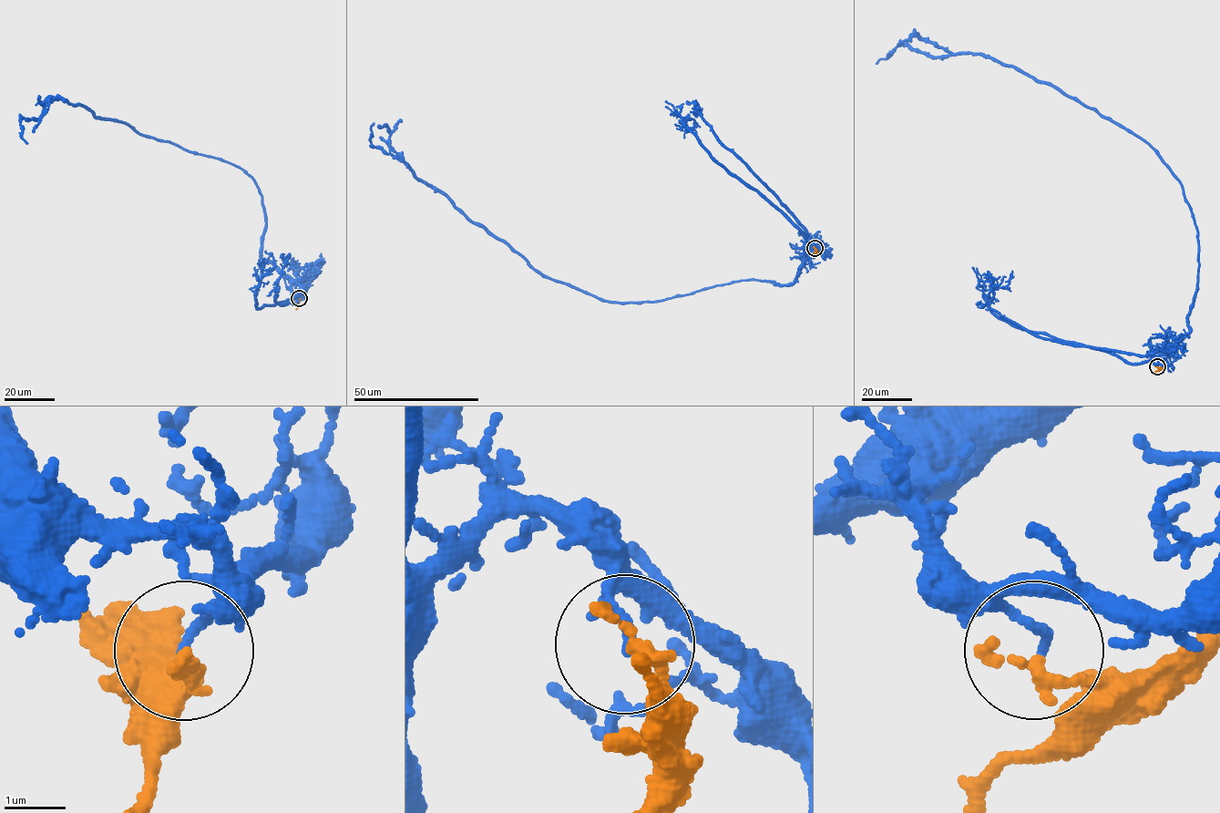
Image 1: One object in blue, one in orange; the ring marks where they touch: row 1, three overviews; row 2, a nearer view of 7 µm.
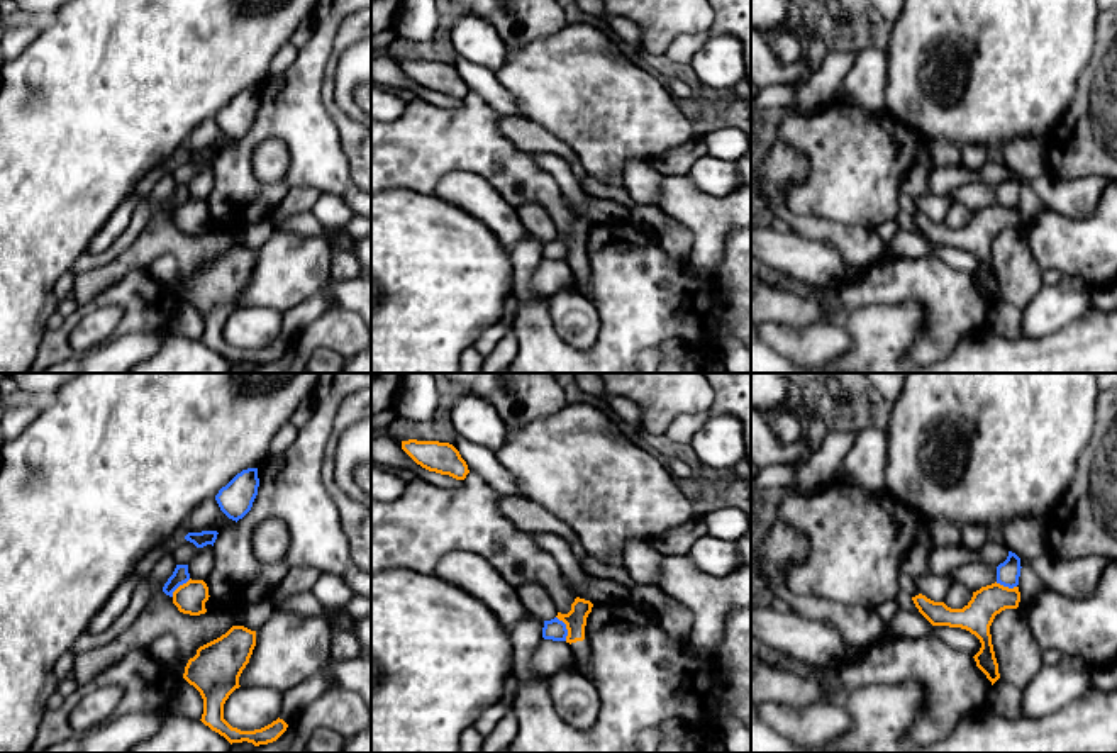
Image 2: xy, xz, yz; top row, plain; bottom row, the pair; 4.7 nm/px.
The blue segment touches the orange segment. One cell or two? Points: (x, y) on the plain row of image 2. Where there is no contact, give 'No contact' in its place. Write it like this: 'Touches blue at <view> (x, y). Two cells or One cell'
Touches blue at xz (565, 248). Two cells

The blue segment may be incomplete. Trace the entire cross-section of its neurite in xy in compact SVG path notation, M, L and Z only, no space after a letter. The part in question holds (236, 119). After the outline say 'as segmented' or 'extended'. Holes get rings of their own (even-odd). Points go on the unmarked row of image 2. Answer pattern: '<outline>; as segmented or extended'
M247 88L237 93L225 107L219 110L215 120L220 131L232 141L242 139L253 127L258 115L258 88Z; as segmented

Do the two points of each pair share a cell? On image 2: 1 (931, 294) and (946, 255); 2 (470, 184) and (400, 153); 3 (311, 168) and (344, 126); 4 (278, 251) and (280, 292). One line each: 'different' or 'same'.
1: different
2: different
3: different
4: same

